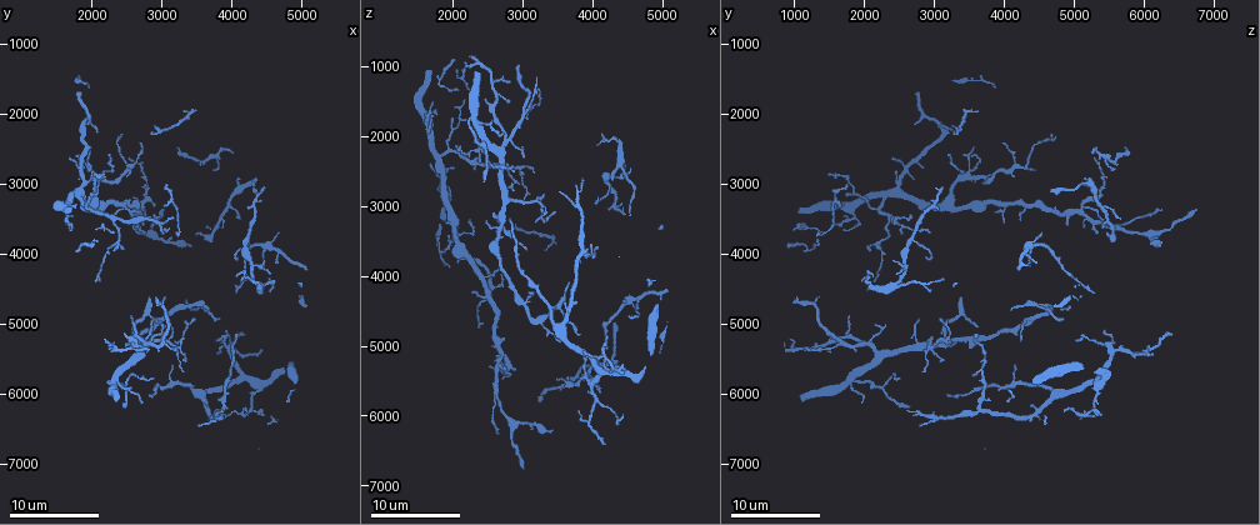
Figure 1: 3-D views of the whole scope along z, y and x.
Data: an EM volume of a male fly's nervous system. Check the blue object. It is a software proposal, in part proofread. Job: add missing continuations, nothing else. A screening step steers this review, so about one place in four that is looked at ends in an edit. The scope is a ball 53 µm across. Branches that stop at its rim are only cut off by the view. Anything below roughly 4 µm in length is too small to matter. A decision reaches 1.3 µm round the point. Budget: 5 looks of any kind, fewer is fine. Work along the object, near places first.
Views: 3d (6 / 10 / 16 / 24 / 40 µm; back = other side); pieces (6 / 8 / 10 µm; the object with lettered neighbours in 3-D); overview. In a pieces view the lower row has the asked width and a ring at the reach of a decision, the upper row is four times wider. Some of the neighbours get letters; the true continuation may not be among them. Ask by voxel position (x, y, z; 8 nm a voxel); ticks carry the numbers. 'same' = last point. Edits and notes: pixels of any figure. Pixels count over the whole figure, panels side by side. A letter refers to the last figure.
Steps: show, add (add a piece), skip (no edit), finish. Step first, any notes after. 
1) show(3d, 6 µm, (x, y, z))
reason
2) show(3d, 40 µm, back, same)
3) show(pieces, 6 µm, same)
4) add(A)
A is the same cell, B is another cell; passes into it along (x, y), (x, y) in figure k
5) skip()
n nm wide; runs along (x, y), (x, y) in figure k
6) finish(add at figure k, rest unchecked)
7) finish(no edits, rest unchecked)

show(pieces, 10 µm, (2500, 6200, 2600))
branch stops here

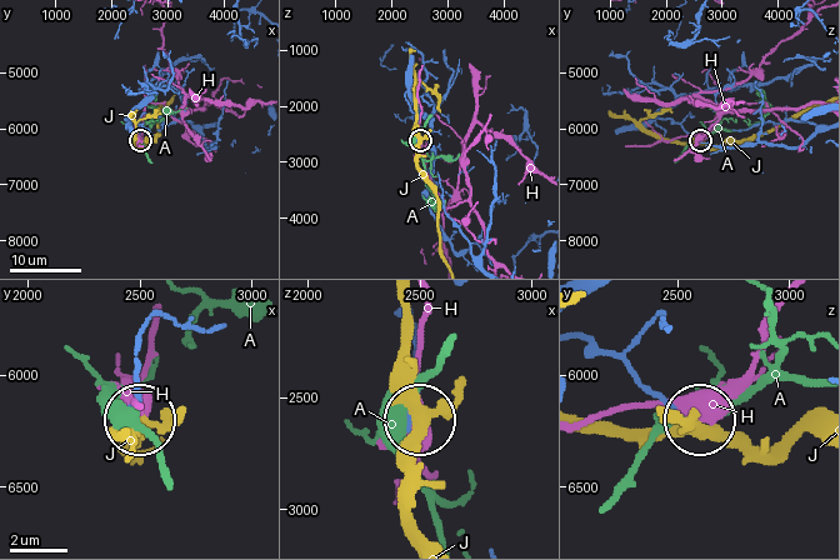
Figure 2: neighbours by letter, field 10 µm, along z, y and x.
skip()
A, H and J are other cells; no lettered piece goes on from it

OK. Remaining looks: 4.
show(pieces, 10 µm, (2300, 3950, 2100))
free end

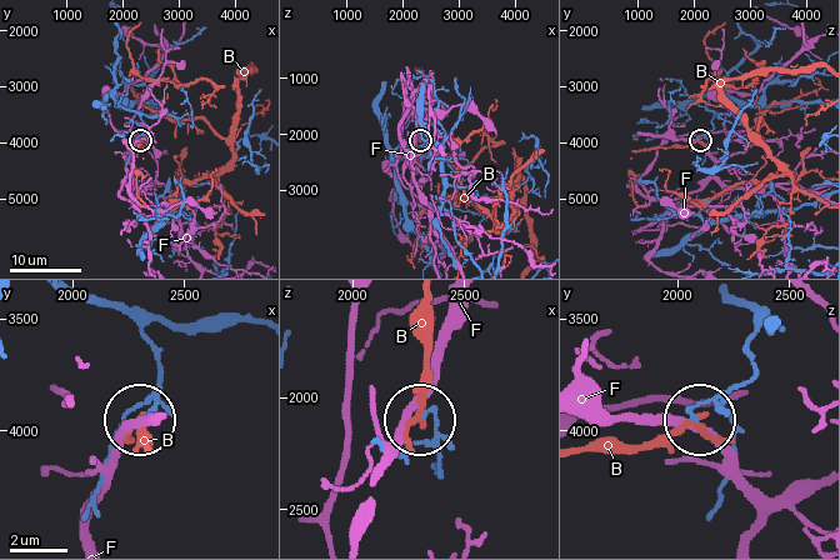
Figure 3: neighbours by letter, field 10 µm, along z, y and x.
skip()
B and F are other cells; none of them fits

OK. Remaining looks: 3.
show(pieces, 6 µm, (3450, 4900, 3050))
an open end

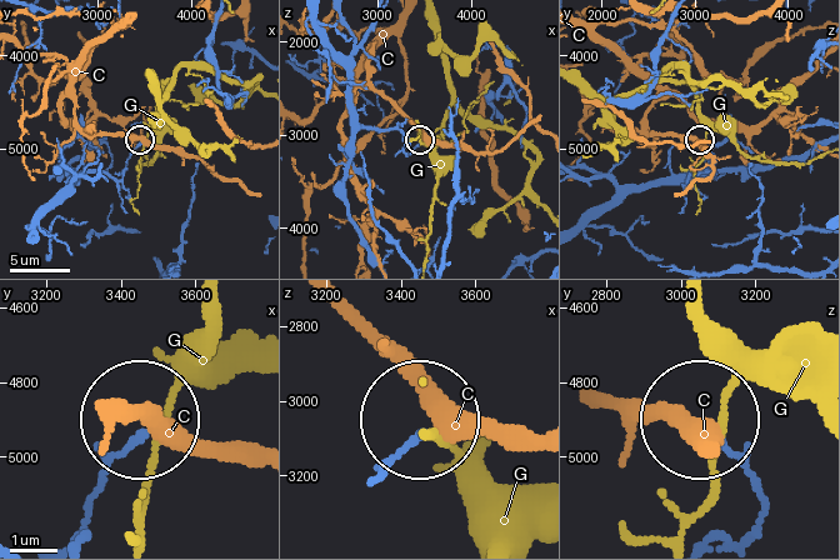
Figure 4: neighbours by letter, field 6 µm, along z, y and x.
skip()
130 nm wide; C and G are other cells; no lettered piece goes on from it

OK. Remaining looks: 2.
finish(no edits, rest unchecked)

